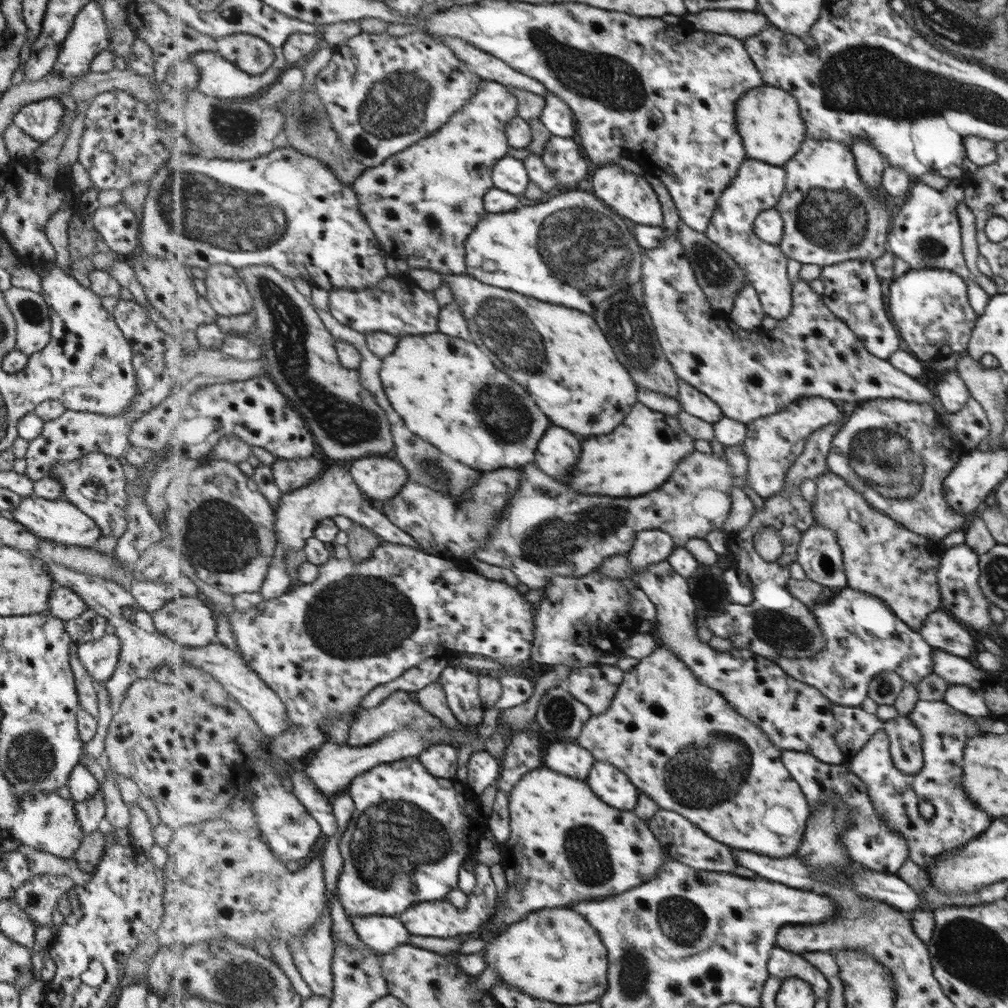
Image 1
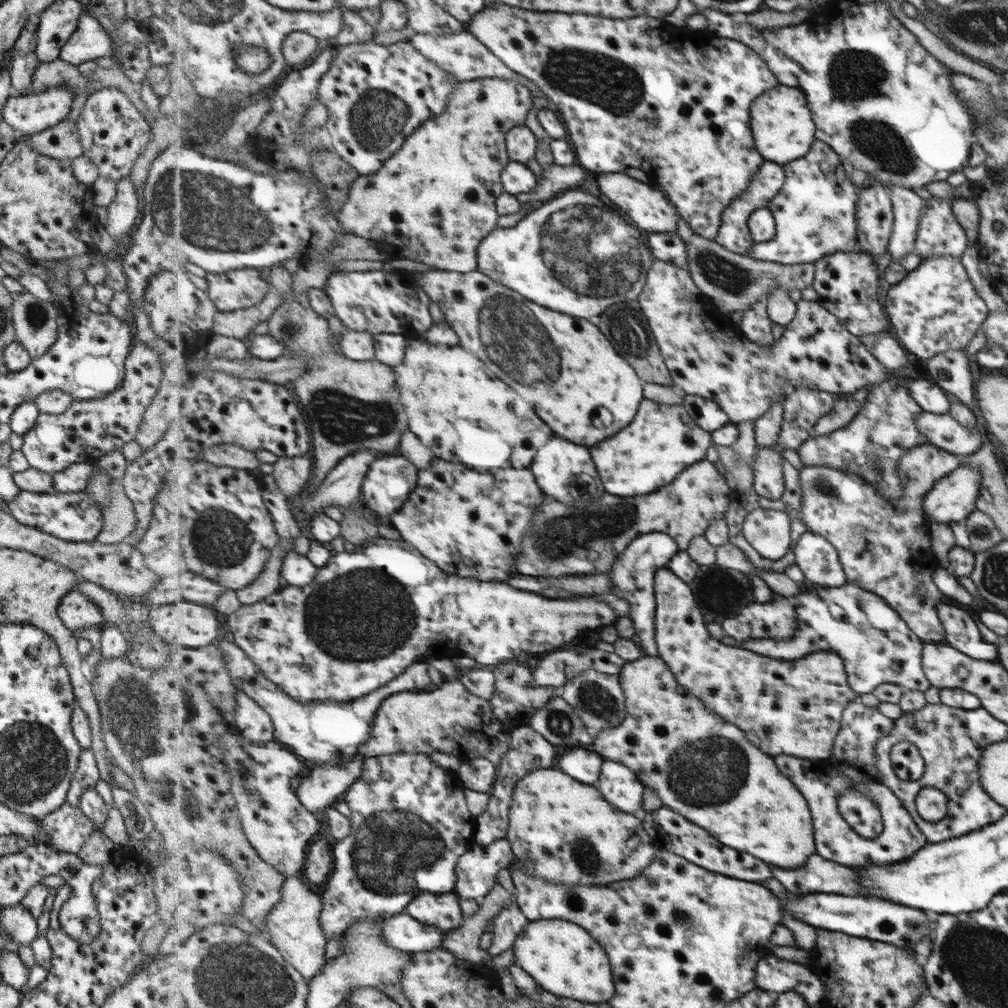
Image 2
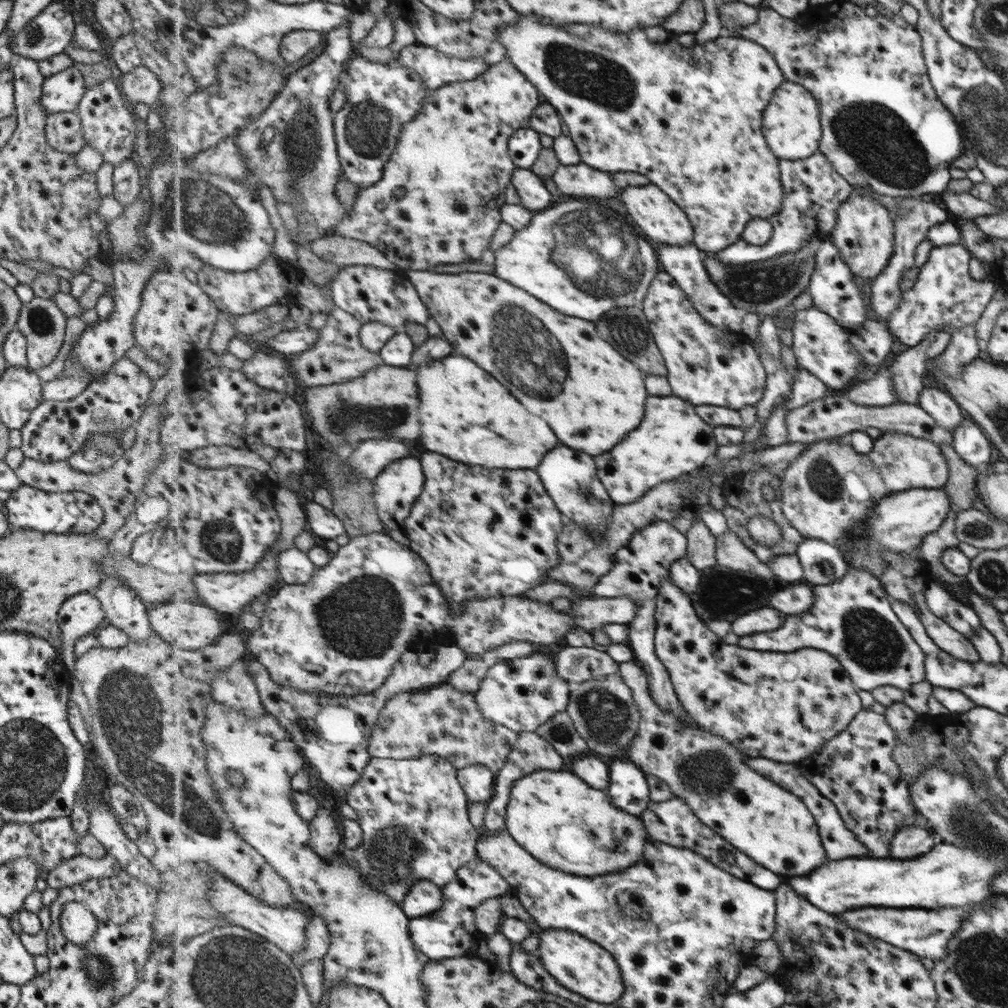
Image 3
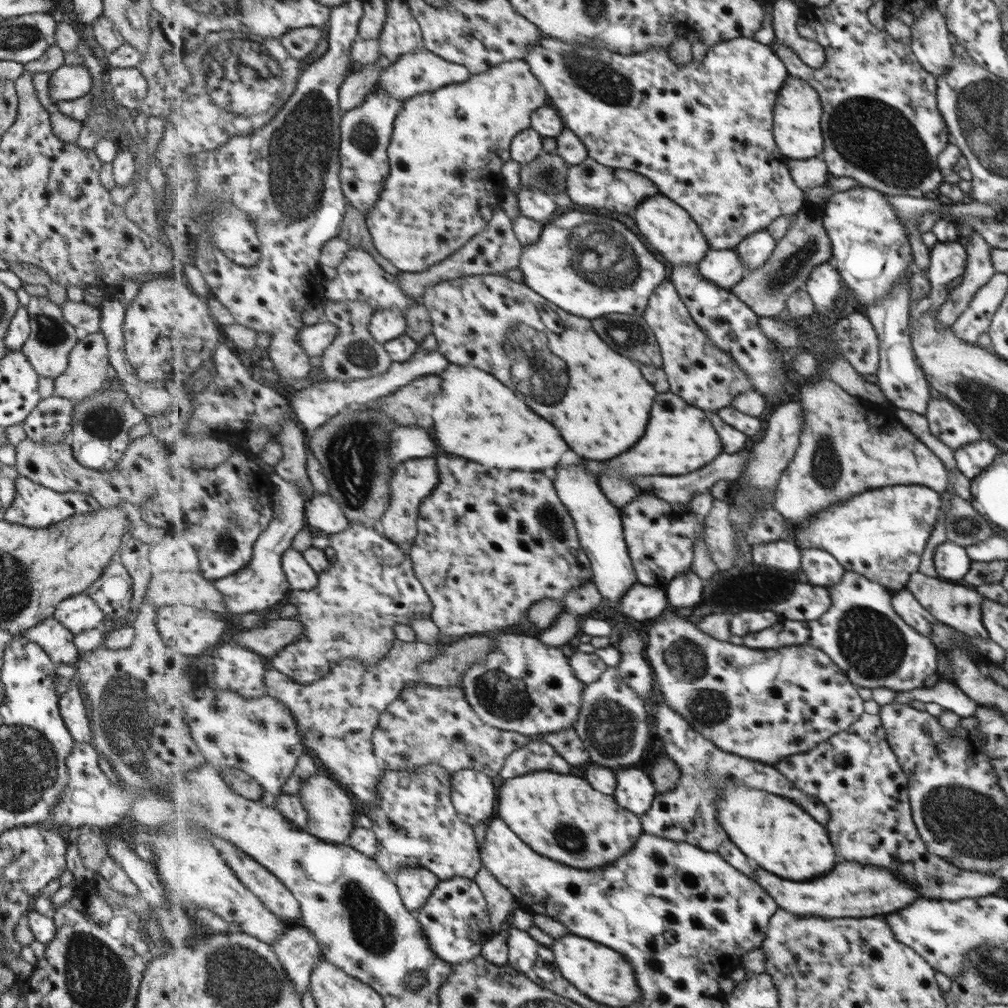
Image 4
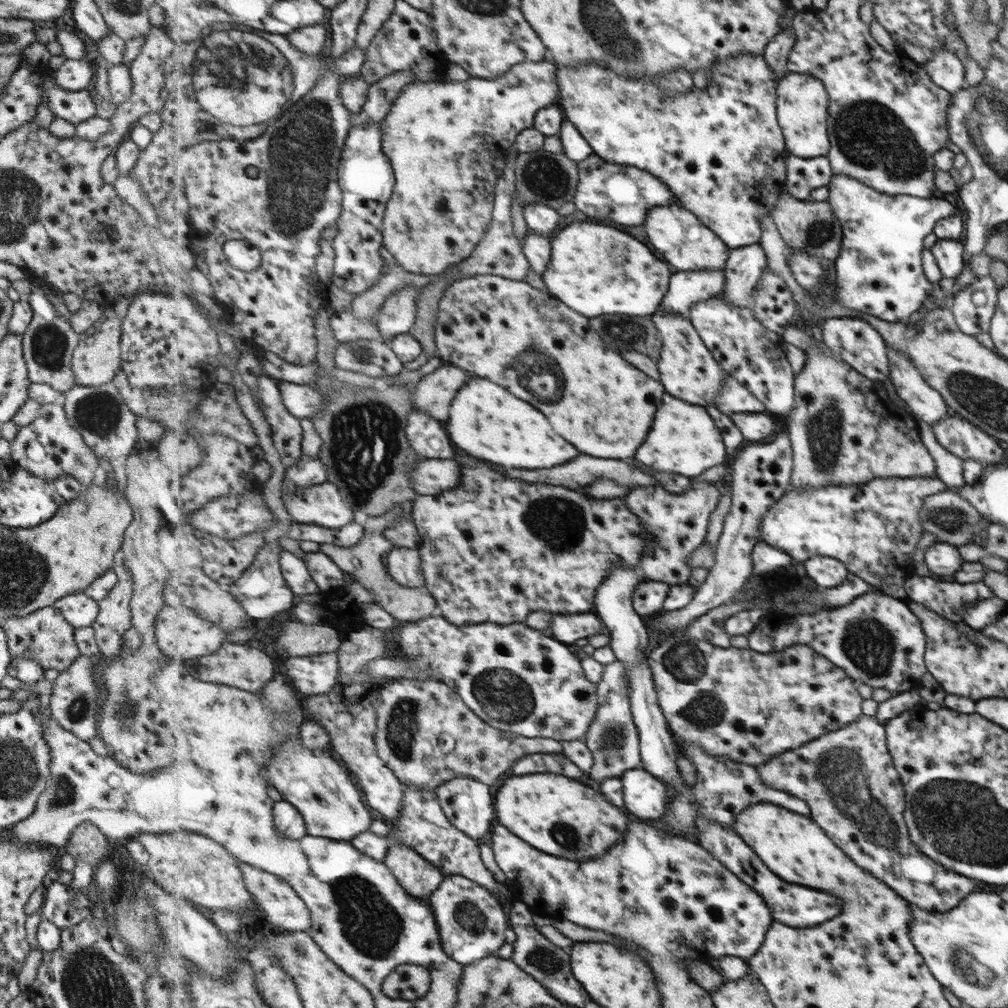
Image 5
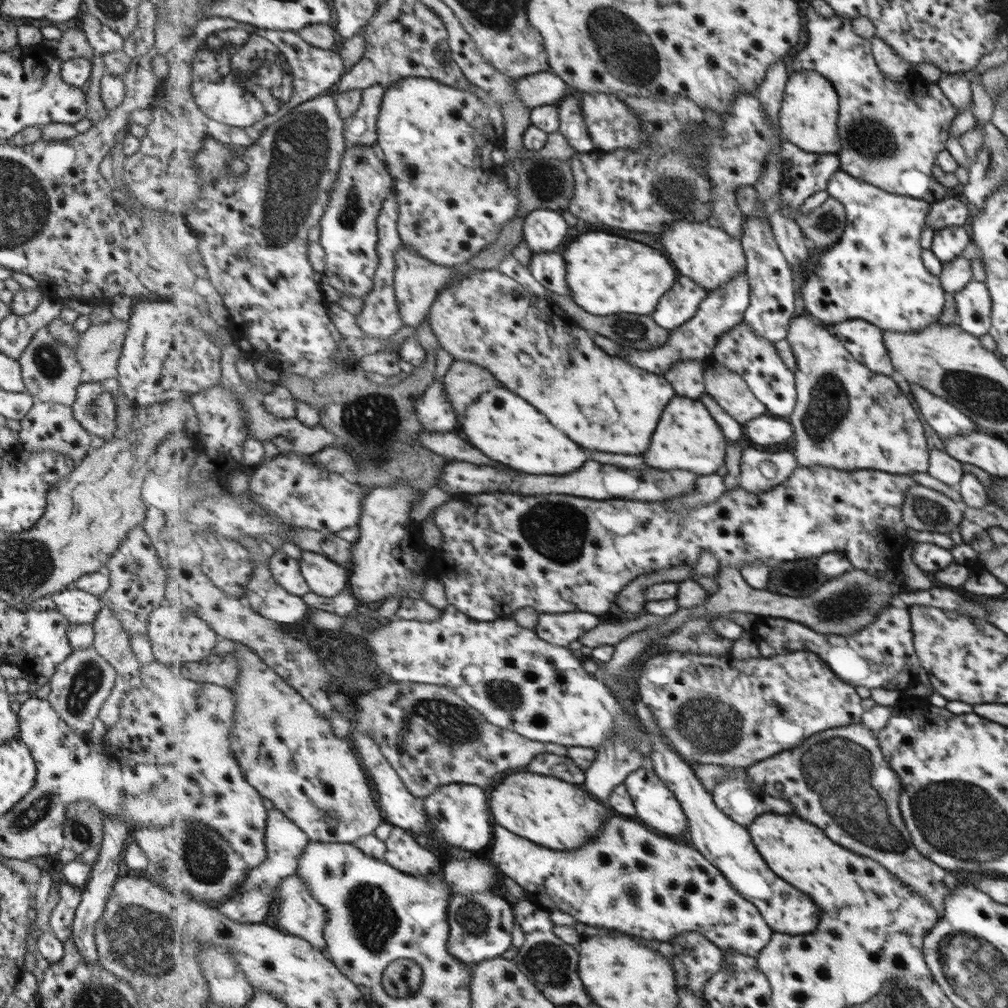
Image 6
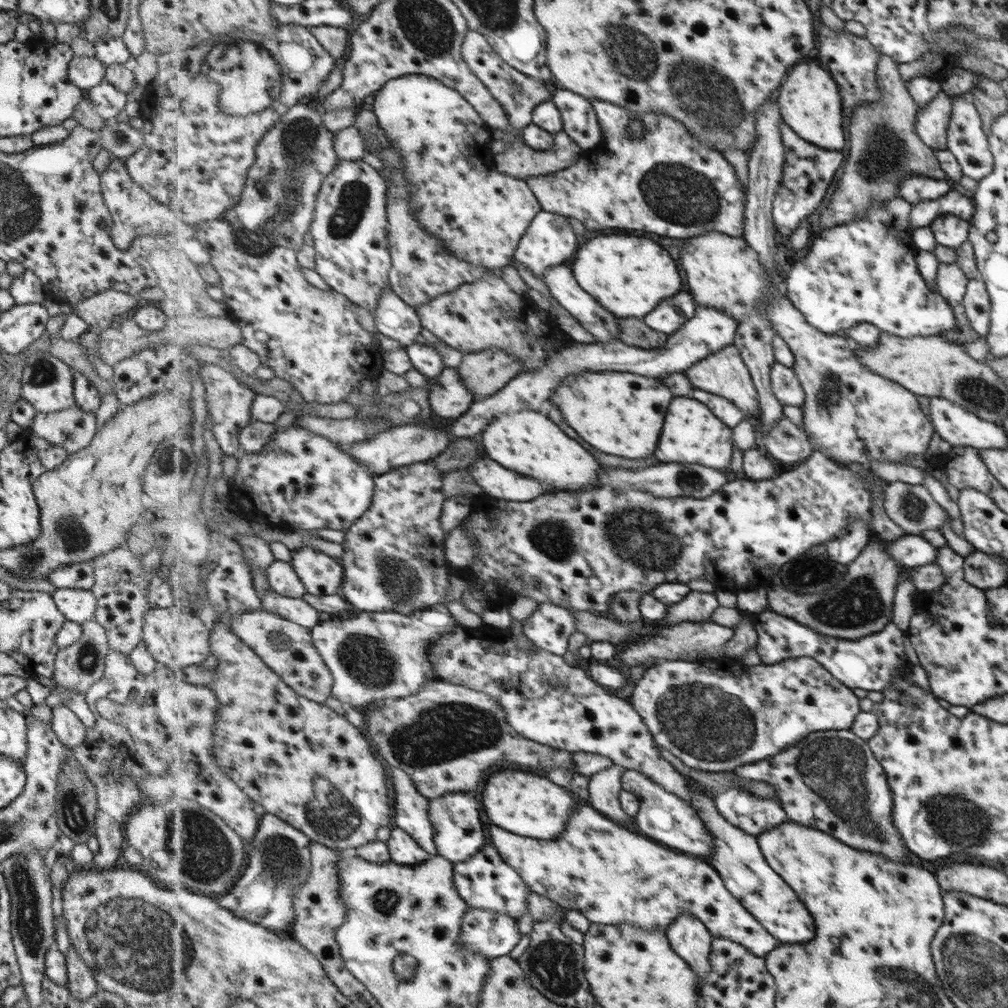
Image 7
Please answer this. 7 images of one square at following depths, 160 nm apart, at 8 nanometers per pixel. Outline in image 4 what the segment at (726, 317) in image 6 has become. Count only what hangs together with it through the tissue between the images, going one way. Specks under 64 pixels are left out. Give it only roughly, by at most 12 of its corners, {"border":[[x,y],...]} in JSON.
{"border":[[764,229],[736,251],[751,273],[772,258],[776,237]]}

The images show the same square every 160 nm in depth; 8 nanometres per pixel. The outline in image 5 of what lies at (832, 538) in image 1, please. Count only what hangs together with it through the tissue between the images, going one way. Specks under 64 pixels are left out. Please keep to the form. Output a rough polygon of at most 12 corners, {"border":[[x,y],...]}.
{"border":[[815,555],[807,574],[819,587],[833,588],[847,577],[839,560]]}

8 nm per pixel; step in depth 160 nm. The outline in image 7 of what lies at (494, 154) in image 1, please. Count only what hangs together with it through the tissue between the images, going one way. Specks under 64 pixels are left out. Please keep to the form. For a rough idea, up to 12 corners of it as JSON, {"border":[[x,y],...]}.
{"border":[[425,75],[368,105],[424,228],[499,270],[544,208],[496,139]]}

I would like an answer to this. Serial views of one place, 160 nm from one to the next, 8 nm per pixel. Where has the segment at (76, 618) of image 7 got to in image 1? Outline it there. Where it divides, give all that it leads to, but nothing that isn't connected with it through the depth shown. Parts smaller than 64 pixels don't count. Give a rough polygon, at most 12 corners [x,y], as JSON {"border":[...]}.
{"border":[[52,583],[48,614],[63,622],[87,607],[72,590]]}

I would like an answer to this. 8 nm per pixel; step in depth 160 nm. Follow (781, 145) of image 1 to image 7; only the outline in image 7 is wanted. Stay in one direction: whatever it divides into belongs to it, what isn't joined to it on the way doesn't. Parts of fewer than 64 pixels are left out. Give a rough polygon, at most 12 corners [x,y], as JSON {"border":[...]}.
{"border":[[817,62],[789,72],[784,121],[817,148],[845,146],[837,84]]}

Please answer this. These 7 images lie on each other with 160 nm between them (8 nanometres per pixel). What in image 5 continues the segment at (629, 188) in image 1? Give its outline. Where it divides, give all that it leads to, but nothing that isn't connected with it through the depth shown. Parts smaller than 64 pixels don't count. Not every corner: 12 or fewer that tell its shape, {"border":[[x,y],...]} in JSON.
{"border":[[677,202],[644,223],[675,271],[725,269],[731,249]]}

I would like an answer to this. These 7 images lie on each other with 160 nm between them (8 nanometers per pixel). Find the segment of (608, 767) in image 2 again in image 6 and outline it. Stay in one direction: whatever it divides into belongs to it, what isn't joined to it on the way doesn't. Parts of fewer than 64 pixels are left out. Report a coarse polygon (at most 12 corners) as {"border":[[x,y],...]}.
{"border":[[653,768],[625,780],[645,826],[683,836],[690,822]]}

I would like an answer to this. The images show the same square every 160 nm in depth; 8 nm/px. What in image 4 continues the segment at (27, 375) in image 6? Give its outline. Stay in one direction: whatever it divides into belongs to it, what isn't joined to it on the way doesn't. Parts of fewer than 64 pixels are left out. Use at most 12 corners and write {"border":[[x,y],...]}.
{"border":[[31,296],[20,351],[38,376],[54,379],[80,332],[60,306]]}

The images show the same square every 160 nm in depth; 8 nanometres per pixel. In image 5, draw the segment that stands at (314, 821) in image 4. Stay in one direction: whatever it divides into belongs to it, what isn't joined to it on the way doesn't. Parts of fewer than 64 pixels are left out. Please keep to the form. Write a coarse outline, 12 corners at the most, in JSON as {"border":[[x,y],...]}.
{"border":[[302,734],[265,769],[308,834],[351,841],[373,816],[347,765]]}

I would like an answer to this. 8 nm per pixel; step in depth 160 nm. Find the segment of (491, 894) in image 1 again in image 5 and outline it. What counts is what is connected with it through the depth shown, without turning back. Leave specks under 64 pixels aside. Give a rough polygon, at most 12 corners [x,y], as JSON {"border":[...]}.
{"border":[[393,839],[384,863],[411,895],[431,897],[444,873]]}

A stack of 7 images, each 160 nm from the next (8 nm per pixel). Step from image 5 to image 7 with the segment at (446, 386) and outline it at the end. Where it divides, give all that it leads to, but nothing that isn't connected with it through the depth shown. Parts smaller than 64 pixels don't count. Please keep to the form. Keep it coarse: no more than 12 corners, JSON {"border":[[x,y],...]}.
{"border":[[507,351],[466,353],[457,370],[476,400],[503,390],[526,364]]}

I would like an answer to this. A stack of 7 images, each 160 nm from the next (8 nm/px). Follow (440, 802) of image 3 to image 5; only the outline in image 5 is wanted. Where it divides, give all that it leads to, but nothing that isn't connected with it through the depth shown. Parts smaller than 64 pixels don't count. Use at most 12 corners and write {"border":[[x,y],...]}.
{"border":[[404,786],[387,836],[446,877],[511,898],[480,843],[448,819],[436,791]]}

